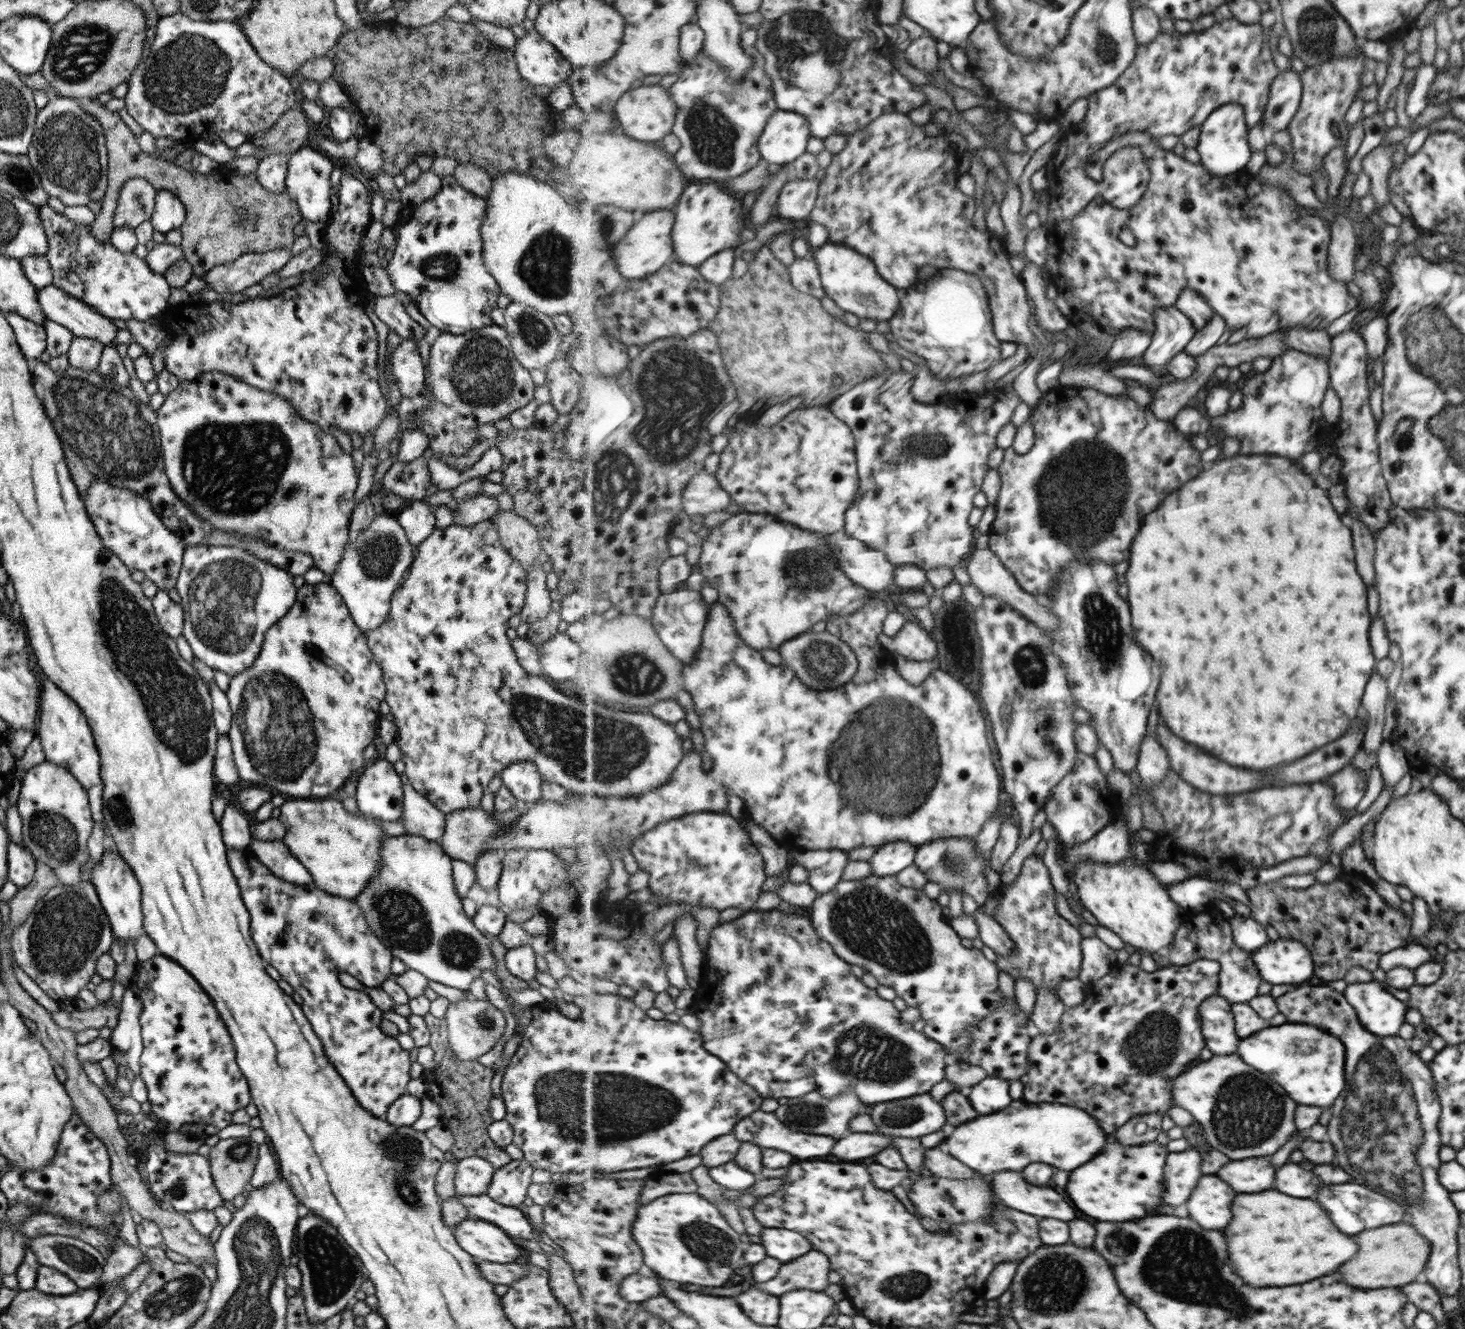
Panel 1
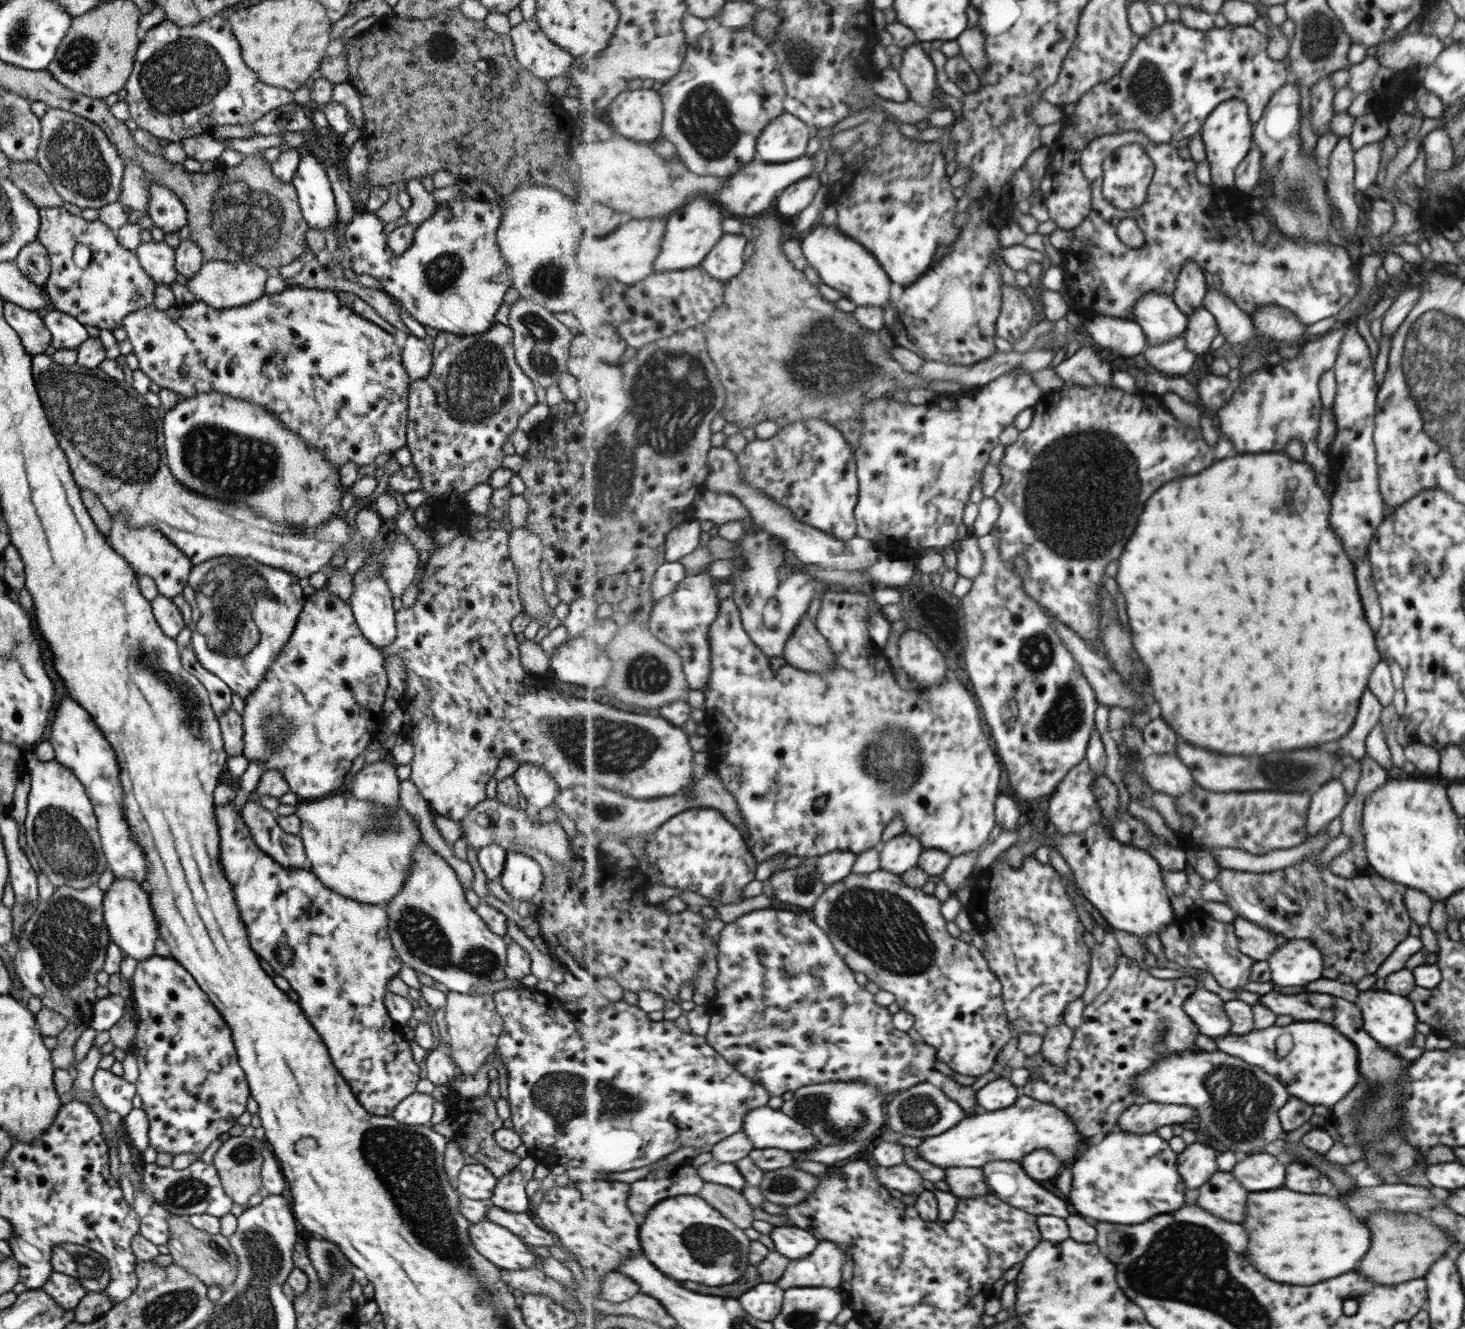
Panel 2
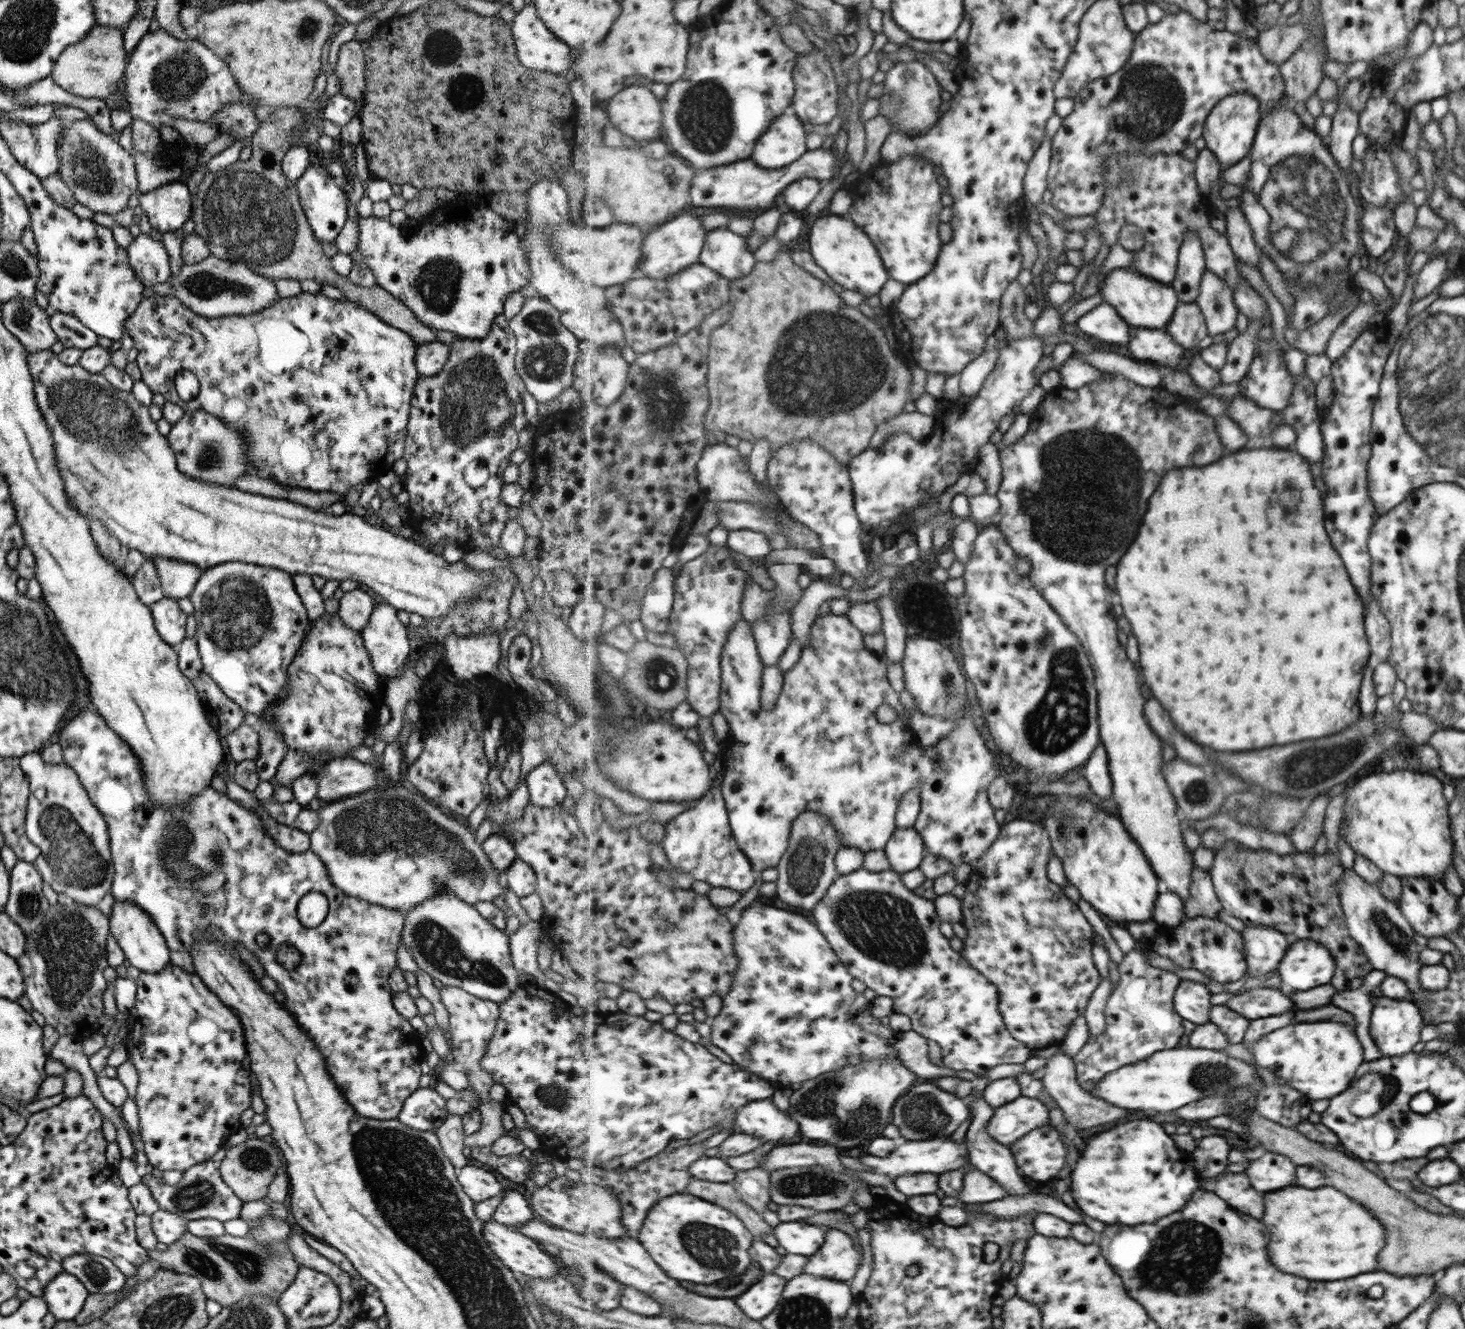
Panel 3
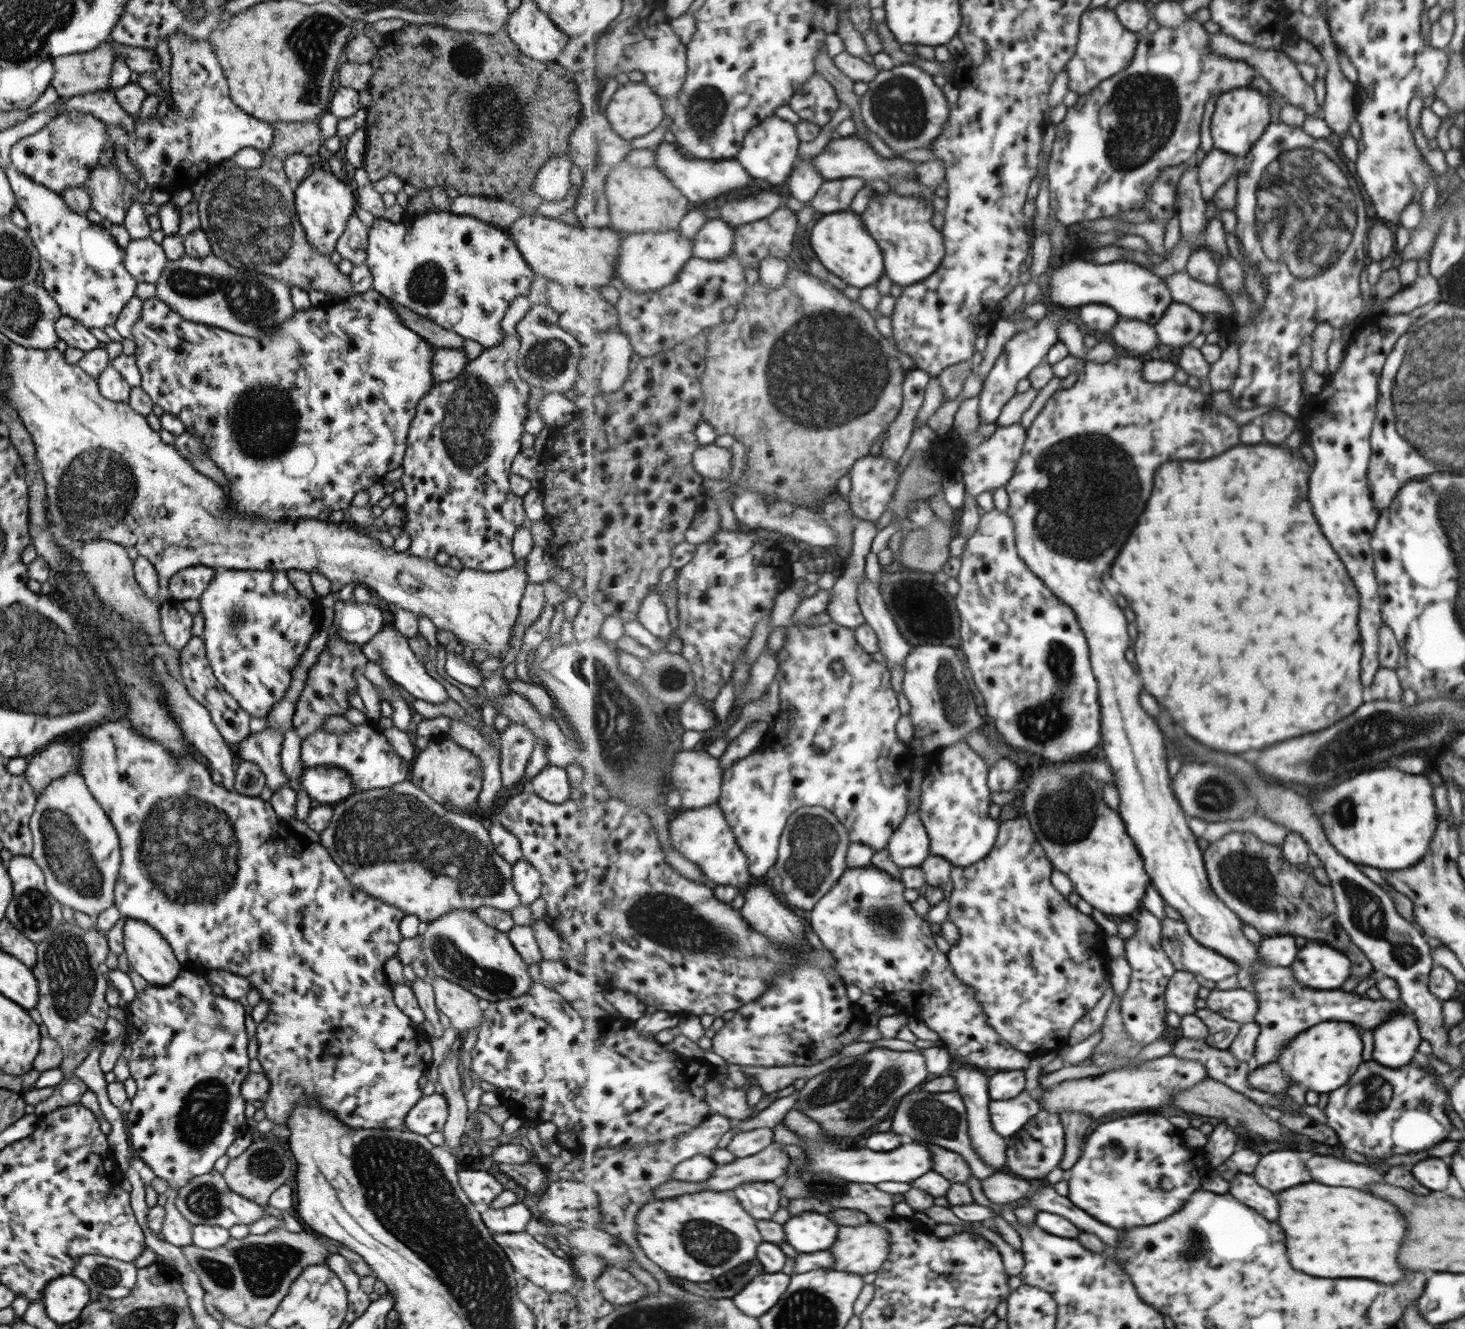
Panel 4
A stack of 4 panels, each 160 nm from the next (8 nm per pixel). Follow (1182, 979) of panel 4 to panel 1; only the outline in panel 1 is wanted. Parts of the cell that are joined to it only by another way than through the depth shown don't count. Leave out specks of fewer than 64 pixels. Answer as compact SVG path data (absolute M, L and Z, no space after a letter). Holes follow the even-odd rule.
M1217 994L1200 1006L1200 1015L1202 1033L1213 1054L1227 1056L1237 1053L1242 1038L1236 1031L1232 1003Z

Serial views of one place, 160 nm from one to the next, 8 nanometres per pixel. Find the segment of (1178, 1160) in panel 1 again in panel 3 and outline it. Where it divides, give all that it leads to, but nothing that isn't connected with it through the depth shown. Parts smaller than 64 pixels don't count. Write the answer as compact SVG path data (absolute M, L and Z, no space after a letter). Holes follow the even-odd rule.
M1216 1134L1203 1136L1199 1141L1199 1146L1190 1152L1190 1156L1196 1164L1197 1175L1205 1179L1219 1176L1225 1172L1230 1154L1229 1142L1223 1136Z

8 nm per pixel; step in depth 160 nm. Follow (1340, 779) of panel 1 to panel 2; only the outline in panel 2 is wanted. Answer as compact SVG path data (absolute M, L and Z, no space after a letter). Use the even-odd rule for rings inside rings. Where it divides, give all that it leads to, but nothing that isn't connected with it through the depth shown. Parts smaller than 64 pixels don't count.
M1339 778L1324 782L1320 789L1310 796L1308 819L1305 822L1307 836L1313 836L1326 828L1334 818L1339 817L1348 799Z

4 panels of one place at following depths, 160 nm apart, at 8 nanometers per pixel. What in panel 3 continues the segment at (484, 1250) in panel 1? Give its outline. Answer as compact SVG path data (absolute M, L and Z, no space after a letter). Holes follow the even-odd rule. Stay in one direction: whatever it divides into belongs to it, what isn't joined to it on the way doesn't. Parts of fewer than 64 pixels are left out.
M489 1220L482 1228L483 1241L511 1271L527 1278L544 1279L560 1274L565 1267L561 1259L547 1254L541 1244Z

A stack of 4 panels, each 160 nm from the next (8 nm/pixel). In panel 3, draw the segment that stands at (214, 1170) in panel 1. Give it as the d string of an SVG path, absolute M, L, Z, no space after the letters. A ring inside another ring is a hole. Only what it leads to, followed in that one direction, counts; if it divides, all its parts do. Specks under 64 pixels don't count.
M248 1137L244 1142L227 1148L224 1156L218 1168L221 1181L241 1203L264 1199L273 1176L283 1171L281 1151L269 1139Z

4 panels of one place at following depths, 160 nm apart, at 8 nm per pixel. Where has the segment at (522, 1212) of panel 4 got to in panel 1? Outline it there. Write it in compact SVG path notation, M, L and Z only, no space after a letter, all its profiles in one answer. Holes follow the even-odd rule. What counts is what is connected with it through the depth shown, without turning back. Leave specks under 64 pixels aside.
M522 1159L511 1160L494 1170L486 1196L502 1206L521 1208L533 1170Z

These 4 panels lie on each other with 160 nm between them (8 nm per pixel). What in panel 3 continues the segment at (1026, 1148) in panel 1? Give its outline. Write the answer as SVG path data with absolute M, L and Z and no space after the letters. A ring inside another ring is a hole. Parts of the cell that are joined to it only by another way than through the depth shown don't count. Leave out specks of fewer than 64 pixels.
M1021 1095L1016 1101L996 1109L995 1116L989 1121L988 1133L997 1142L1010 1147L1027 1134L1050 1124L1049 1107L1037 1098ZM937 1137L933 1140L926 1141L909 1141L903 1140L899 1142L899 1146L893 1154L887 1158L877 1158L877 1156L865 1156L863 1162L871 1168L875 1168L875 1172L879 1174L887 1174L887 1176L901 1176L901 1174L923 1174L932 1173L935 1175L943 1175L947 1172L963 1169L963 1164L967 1162L968 1157L967 1142L957 1143L950 1140L949 1137L942 1139Z

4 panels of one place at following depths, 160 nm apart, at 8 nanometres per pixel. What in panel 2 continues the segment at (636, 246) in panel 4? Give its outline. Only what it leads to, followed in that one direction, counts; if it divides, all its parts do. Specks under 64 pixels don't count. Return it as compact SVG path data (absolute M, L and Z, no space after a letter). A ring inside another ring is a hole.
M705 196L690 199L681 209L671 213L665 230L664 245L657 257L655 273L702 267L705 257L724 238L726 233L723 232L723 221L727 217L721 206L713 204L713 200L707 200Z

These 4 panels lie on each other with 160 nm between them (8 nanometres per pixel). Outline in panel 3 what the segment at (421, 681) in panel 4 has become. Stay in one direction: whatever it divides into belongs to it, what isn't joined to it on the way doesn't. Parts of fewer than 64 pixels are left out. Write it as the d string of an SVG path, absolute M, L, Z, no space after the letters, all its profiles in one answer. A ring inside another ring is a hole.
M375 599L369 618L361 629L360 637L362 638L365 650L369 653L373 670L381 678L400 679L407 673L401 674L403 670L405 657L409 652L409 643L407 628L396 617L396 610L383 600Z

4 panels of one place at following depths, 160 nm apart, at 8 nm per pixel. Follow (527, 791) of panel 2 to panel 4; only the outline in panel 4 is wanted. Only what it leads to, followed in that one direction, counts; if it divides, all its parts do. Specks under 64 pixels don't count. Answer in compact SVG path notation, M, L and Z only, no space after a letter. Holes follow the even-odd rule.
M547 764L530 782L534 794L551 804L561 804L576 794L569 786L563 767Z

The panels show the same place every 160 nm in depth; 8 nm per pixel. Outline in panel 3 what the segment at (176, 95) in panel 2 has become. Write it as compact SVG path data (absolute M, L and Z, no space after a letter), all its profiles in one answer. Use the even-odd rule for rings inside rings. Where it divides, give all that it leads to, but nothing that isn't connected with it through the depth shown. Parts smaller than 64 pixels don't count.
M161 27L154 31L148 30L133 47L133 50L130 50L124 66L123 83L124 99L128 106L129 116L132 119L135 118L148 122L148 125L153 126L155 129L159 129L159 126L172 126L174 118L205 122L226 104L234 104L234 102L251 109L257 106L239 88L226 62L222 61L218 54L209 50L198 39L182 41L172 37Z

